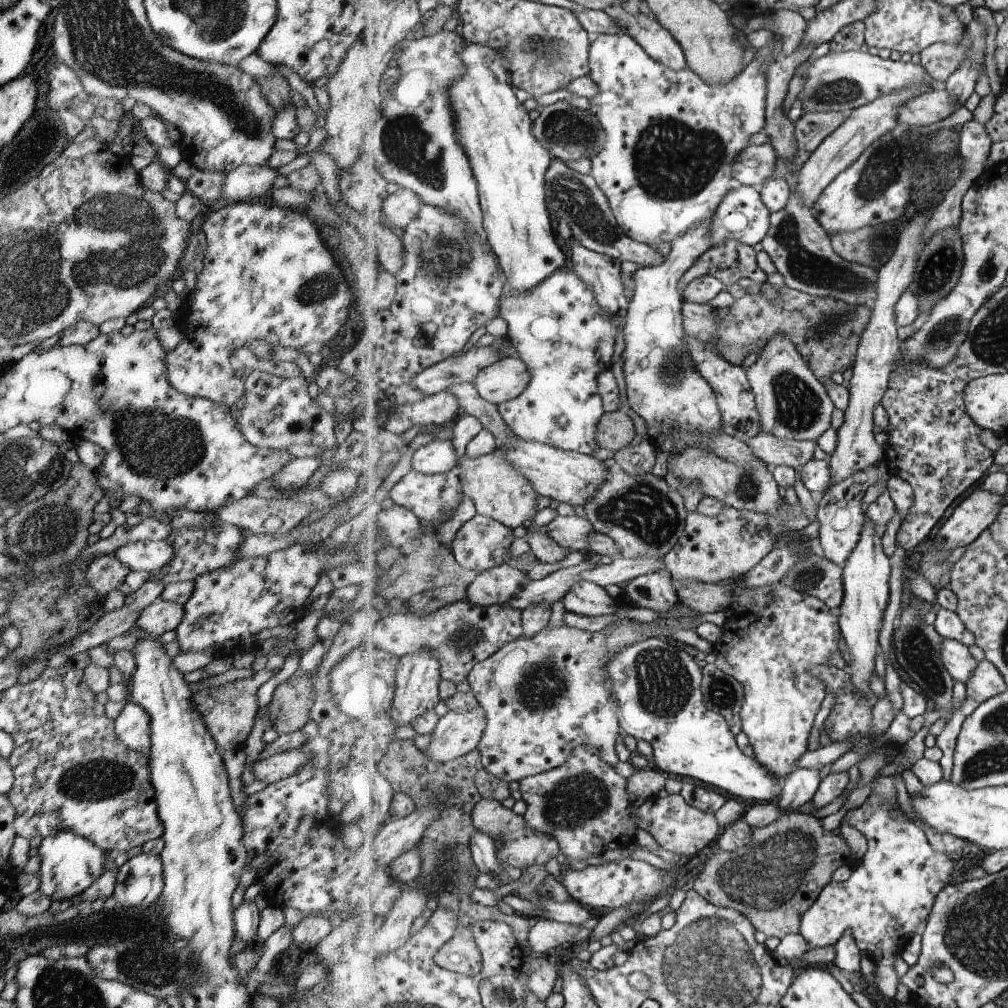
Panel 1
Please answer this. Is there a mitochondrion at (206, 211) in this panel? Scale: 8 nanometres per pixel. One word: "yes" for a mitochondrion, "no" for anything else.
no

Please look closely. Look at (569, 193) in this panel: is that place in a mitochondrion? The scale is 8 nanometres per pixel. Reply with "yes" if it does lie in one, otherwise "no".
yes

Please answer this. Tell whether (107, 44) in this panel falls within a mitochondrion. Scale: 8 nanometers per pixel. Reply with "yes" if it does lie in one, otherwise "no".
yes

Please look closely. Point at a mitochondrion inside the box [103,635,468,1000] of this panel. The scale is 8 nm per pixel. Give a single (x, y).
(149, 969)

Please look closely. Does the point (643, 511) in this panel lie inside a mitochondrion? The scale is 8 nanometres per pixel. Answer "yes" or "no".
yes

